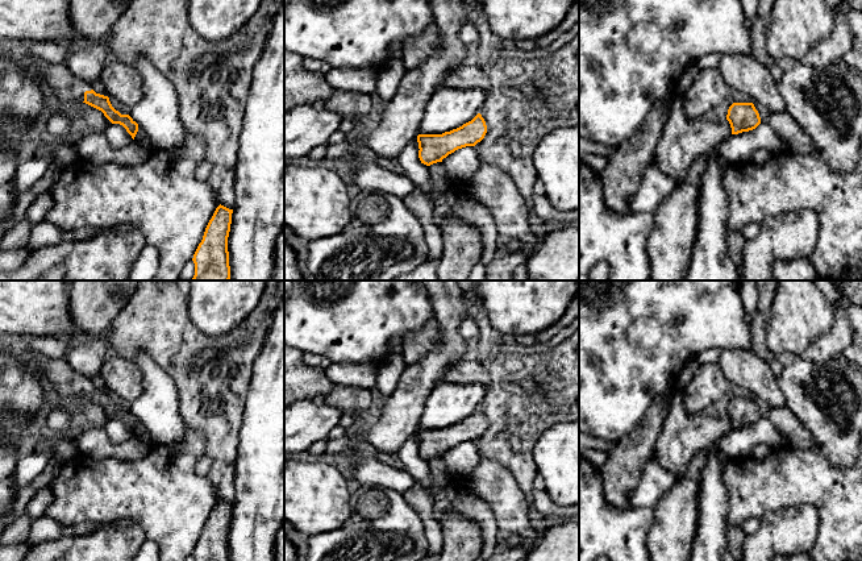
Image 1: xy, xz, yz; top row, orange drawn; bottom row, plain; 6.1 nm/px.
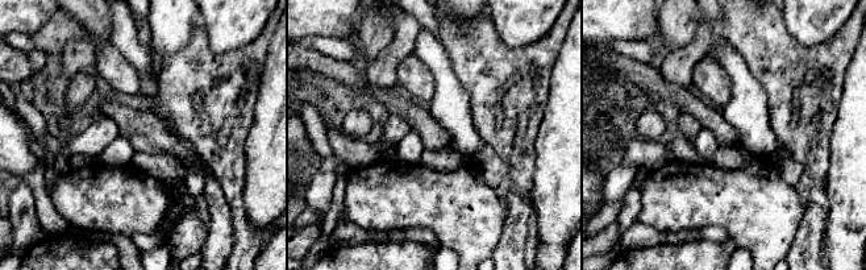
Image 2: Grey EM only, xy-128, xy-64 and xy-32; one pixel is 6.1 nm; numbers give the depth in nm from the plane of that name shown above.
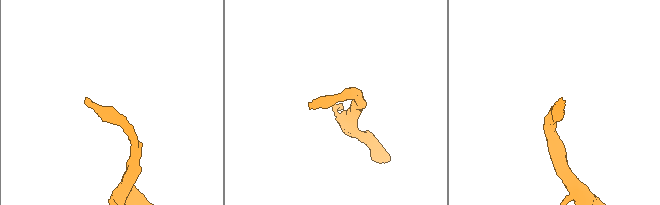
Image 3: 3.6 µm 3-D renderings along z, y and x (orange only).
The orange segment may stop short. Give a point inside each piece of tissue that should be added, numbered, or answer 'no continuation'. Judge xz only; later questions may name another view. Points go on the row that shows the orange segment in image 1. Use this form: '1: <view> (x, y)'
no continuation

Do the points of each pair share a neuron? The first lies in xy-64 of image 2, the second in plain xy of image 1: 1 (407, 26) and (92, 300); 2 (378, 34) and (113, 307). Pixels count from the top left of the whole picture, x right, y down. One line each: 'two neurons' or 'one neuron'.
1: two neurons
2: one neuron

